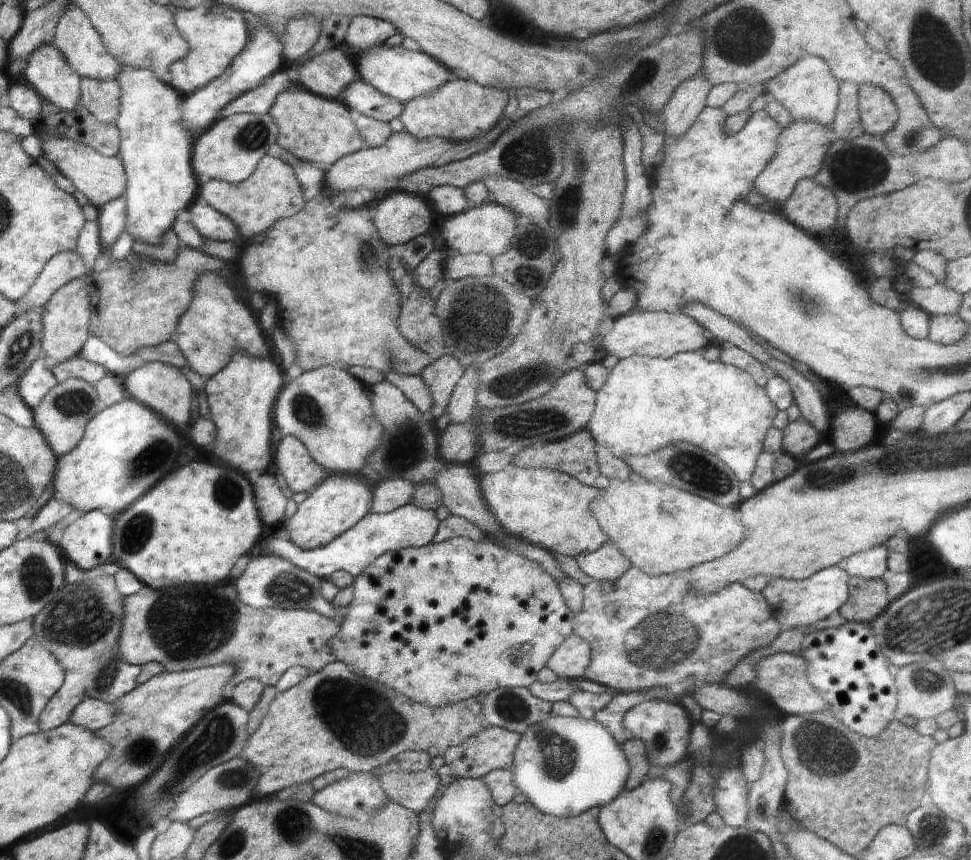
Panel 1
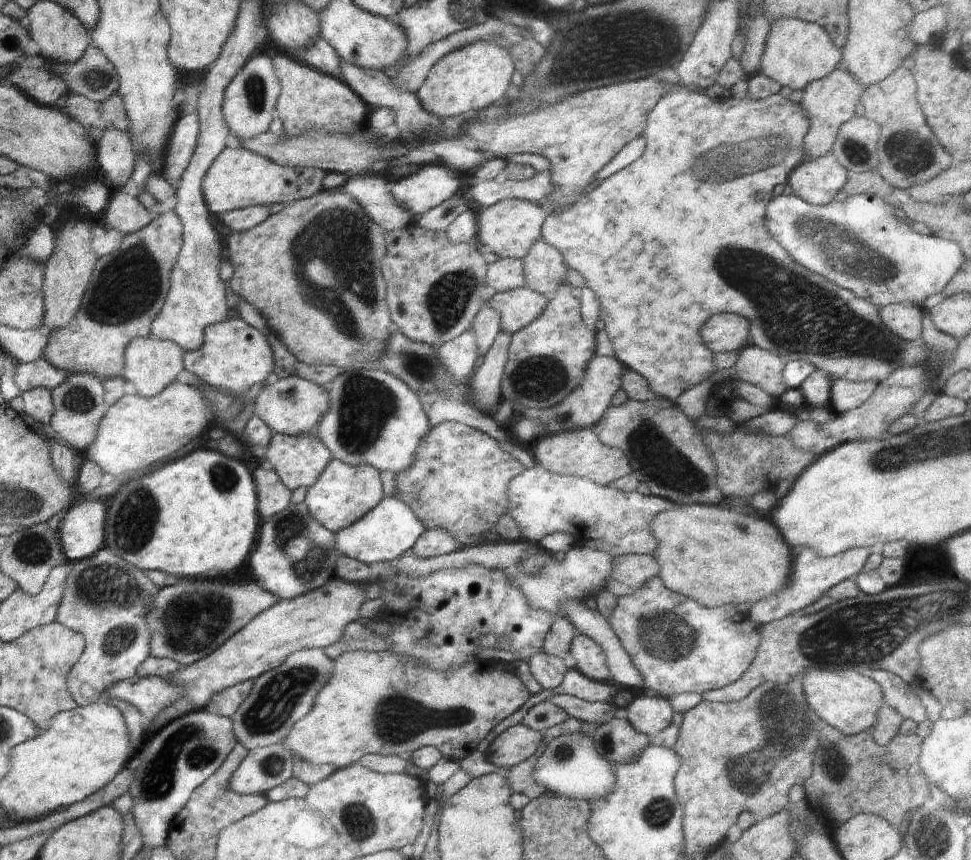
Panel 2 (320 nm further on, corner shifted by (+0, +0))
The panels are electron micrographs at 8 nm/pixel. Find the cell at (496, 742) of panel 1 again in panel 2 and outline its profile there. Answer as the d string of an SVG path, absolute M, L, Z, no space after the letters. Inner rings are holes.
M518 723L495 738L487 750L487 759L501 767L511 768L530 758L542 744L542 738L542 732Z

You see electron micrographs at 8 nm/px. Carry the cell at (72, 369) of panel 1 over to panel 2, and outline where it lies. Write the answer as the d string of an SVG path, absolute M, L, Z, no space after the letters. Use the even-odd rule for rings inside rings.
M44 357L37 361L18 363L15 368L13 379L20 392L36 387L44 387L51 391L60 386L67 376L67 372L57 369Z

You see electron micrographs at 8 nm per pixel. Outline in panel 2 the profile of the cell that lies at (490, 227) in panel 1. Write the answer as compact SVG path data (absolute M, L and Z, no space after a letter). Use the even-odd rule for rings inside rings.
M520 199L498 201L492 206L477 209L478 232L474 241L490 246L500 257L523 259L540 239L545 216L539 203Z

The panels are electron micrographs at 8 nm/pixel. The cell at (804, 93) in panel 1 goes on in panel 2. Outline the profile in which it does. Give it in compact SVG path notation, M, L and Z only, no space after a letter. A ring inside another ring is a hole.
M776 17L770 26L758 68L760 74L769 76L782 86L789 86L793 91L804 90L809 82L824 78L839 66L838 62L842 60L840 50L834 46L823 26L782 17Z

